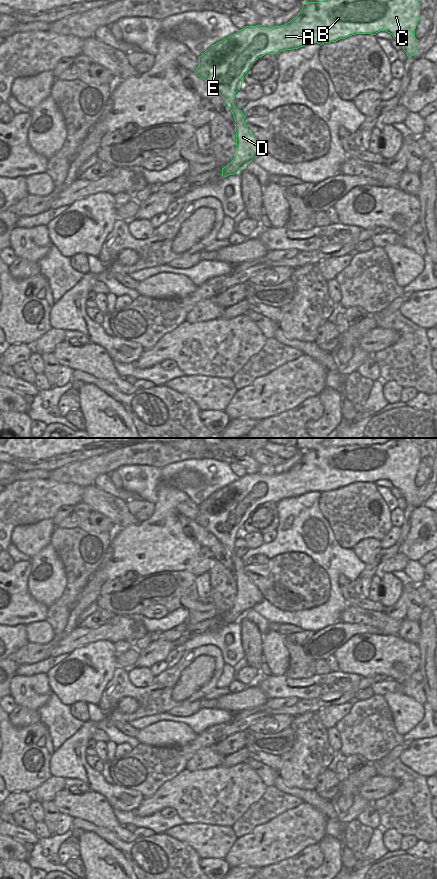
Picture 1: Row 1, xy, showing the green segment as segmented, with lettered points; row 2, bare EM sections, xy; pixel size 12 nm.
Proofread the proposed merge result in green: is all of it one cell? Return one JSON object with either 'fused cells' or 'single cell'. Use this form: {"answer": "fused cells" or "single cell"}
{"answer": "single cell"}

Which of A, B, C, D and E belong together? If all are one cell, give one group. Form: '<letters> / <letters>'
A B C D E

